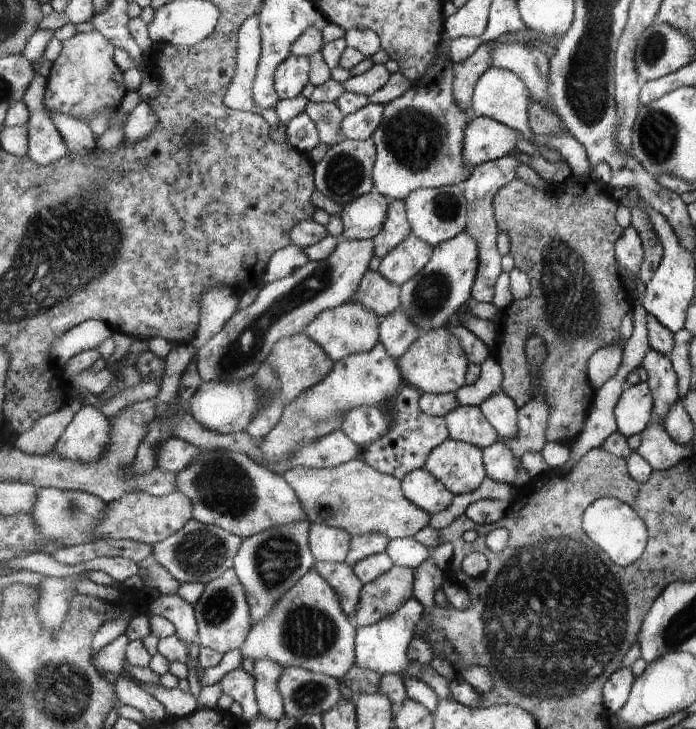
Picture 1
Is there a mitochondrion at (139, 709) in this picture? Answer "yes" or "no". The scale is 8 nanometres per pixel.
no

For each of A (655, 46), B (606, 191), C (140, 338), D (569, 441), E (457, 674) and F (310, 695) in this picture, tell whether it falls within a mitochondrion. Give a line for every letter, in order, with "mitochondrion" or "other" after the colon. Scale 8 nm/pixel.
A: mitochondrion
B: other
C: other
D: other
E: other
F: mitochondrion

